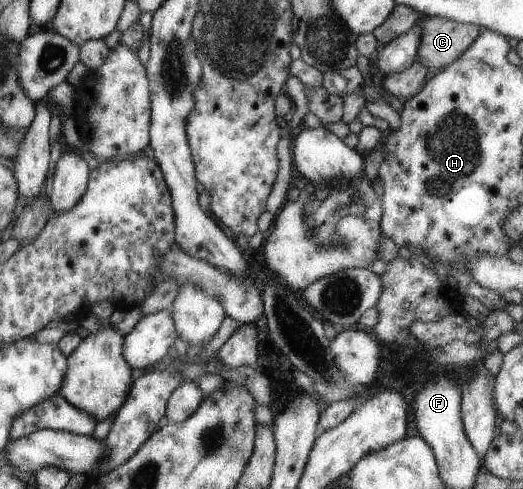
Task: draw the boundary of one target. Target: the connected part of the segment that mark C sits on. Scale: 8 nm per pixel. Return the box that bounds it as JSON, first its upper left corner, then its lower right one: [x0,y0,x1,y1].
[417,16,480,72]

